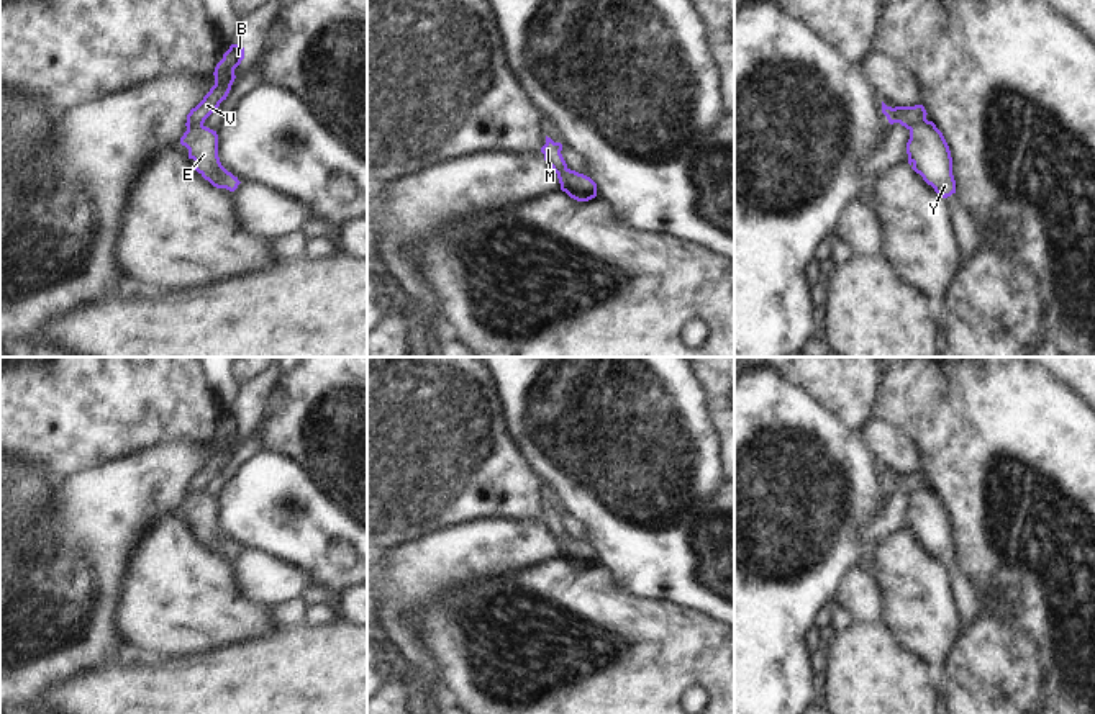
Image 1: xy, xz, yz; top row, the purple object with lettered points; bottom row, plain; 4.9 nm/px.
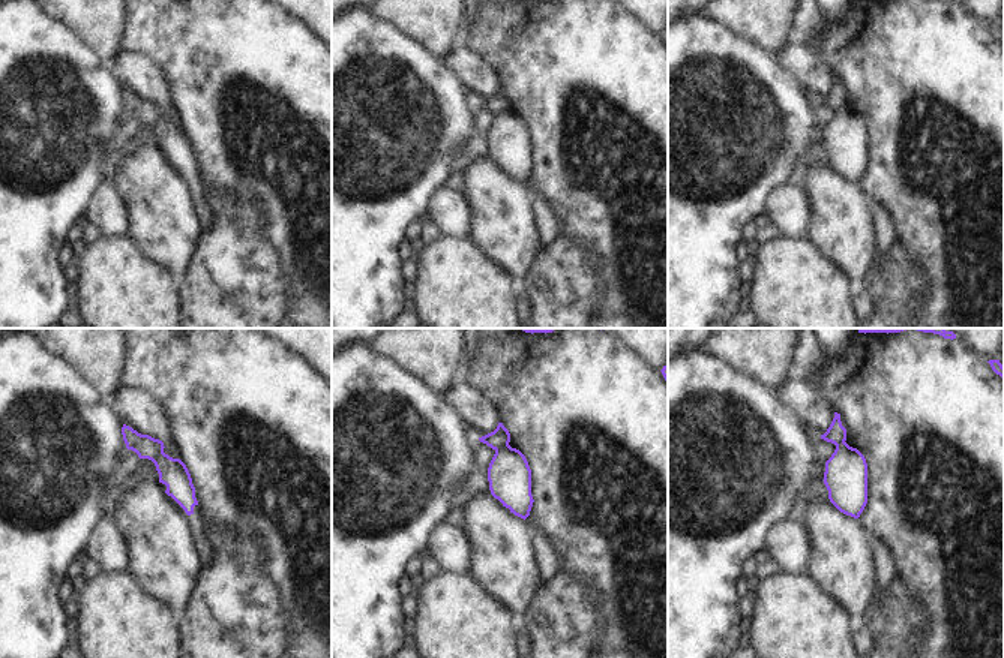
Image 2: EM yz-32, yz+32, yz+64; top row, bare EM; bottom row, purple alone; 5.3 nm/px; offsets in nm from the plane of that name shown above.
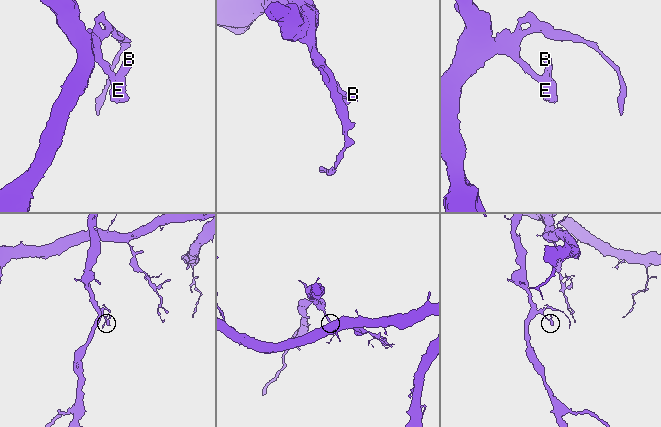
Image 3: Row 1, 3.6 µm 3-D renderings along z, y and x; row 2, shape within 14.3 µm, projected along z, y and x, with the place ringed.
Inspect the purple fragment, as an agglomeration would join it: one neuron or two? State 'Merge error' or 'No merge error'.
Merge error.

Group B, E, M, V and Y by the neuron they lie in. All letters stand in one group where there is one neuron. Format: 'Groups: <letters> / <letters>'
Groups: B M V / E Y.

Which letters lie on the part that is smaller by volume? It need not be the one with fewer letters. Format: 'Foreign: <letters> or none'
Foreign: E, Y

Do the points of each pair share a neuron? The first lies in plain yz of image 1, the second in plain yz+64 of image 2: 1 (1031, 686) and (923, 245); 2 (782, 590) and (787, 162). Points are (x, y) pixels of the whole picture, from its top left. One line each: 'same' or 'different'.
1: different
2: same

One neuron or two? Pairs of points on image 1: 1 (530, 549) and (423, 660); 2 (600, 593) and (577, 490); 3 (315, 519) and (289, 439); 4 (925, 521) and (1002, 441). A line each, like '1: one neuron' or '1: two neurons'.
1: one neuron
2: two neurons
3: two neurons
4: two neurons

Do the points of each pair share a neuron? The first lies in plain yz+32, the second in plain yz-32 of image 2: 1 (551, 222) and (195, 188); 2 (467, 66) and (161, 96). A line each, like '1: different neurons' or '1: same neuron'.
1: same neuron
2: same neuron

